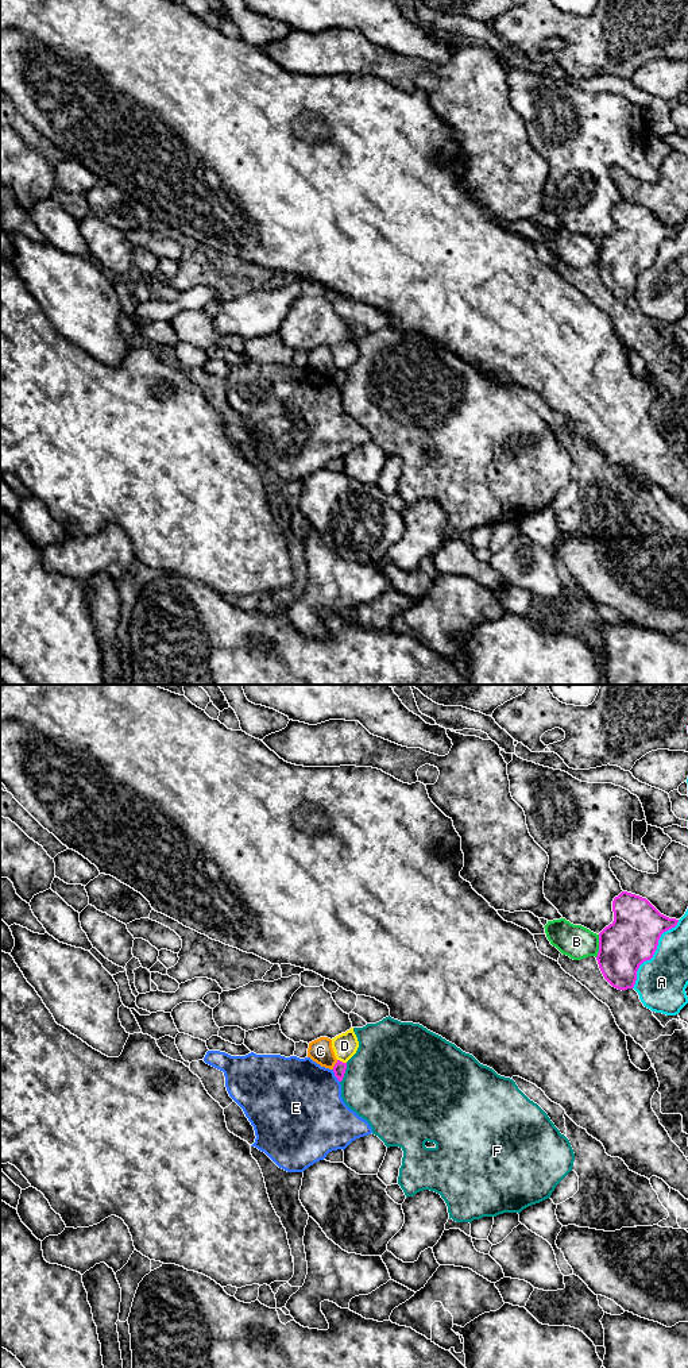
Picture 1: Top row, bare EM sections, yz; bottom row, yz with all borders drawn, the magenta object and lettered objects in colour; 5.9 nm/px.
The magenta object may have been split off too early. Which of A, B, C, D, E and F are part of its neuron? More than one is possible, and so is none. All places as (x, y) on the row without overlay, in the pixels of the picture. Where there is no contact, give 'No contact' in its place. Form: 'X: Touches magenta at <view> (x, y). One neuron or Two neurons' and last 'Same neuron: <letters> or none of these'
A: Touches magenta at yz (653, 262). Two neurons
B: Touches magenta at yz (599, 254). Two neurons
C: Touches magenta at yz (335, 373). Two neurons
D: Touches magenta at yz (341, 370). Two neurons
E: Touches magenta at yz (335, 384). Two neurons
F: Touches magenta at yz (344, 381). Two neurons
Same neuron: none of these

